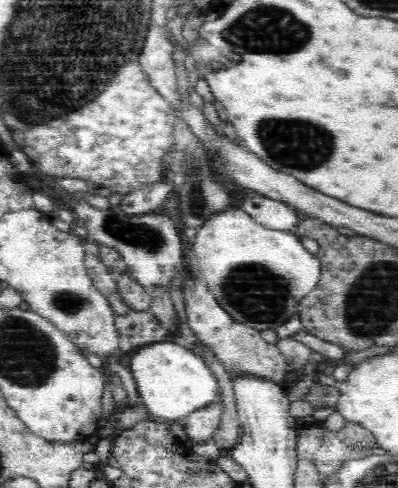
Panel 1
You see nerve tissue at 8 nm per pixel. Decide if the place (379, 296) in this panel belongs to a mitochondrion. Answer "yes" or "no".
yes

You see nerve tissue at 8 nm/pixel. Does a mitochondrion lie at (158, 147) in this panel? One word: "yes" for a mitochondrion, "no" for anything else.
no

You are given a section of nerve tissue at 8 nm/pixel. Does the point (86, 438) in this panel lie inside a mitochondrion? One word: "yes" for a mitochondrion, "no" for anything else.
no

